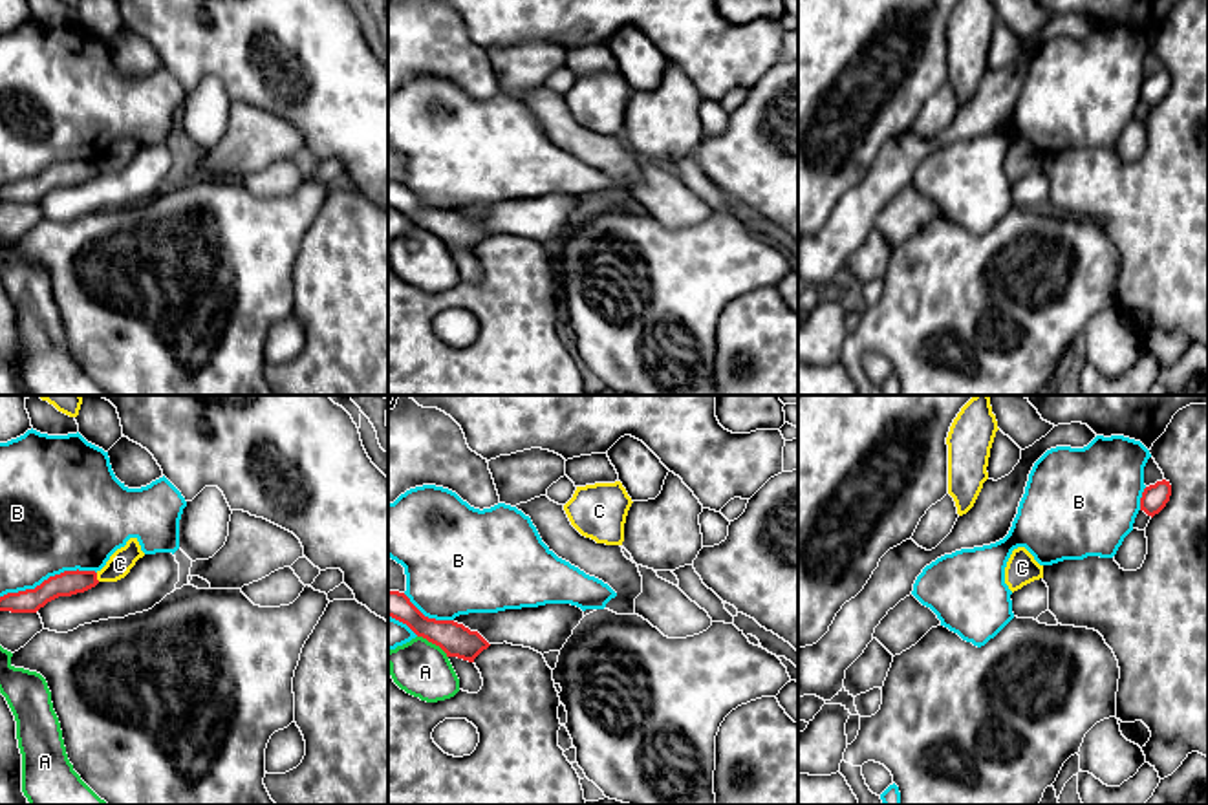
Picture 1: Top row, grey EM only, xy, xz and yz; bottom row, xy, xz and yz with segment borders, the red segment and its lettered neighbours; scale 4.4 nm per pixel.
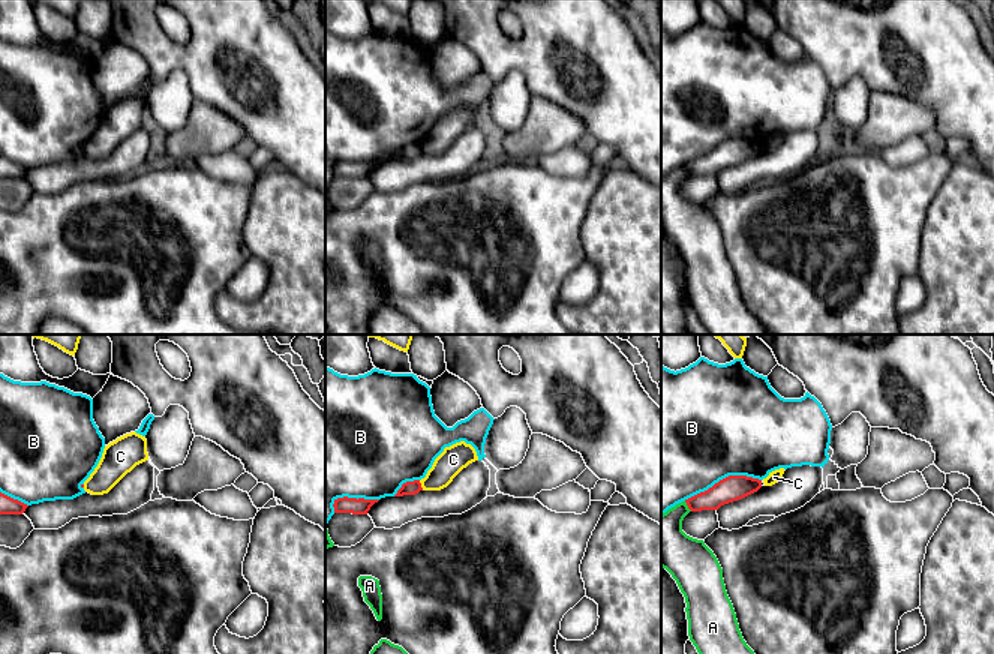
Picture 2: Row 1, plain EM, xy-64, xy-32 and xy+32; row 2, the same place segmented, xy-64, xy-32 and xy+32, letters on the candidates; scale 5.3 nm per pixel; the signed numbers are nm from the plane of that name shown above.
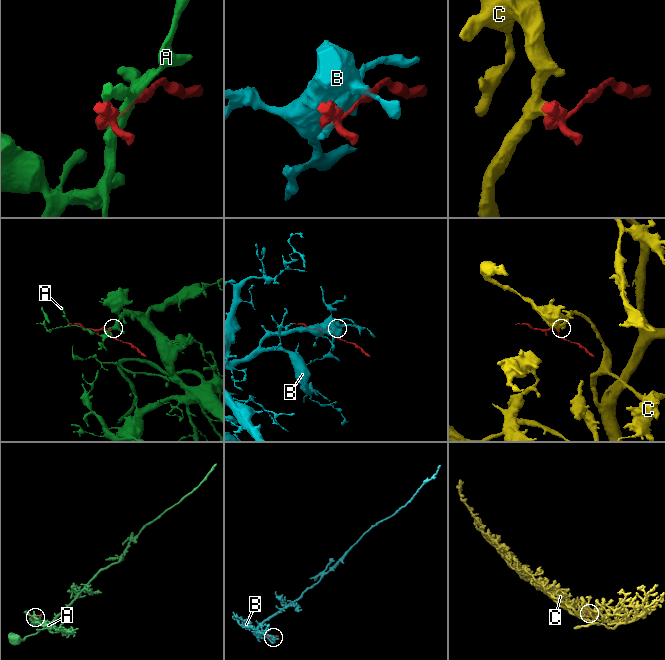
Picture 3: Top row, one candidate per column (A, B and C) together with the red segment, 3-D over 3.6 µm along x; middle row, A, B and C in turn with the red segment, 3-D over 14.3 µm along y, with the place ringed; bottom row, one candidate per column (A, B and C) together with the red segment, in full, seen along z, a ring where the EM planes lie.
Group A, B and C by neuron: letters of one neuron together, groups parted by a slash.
A / B / C

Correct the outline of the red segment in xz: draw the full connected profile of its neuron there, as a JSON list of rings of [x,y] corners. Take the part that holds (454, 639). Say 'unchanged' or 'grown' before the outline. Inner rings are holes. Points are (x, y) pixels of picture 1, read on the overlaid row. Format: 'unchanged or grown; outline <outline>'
unchanged; outline [[[388,591],[388,617],[406,624],[417,637],[439,646],[447,657],[469,662],[491,644],[478,633],[454,620],[425,617],[404,593]]]

